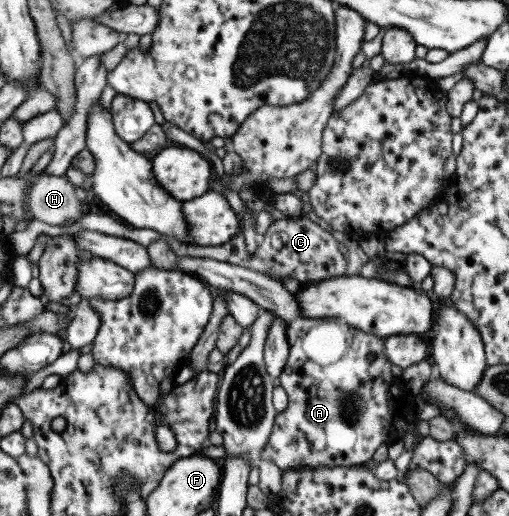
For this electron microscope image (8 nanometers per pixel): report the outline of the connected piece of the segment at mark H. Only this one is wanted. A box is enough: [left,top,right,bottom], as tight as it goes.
[29,175,83,226]

